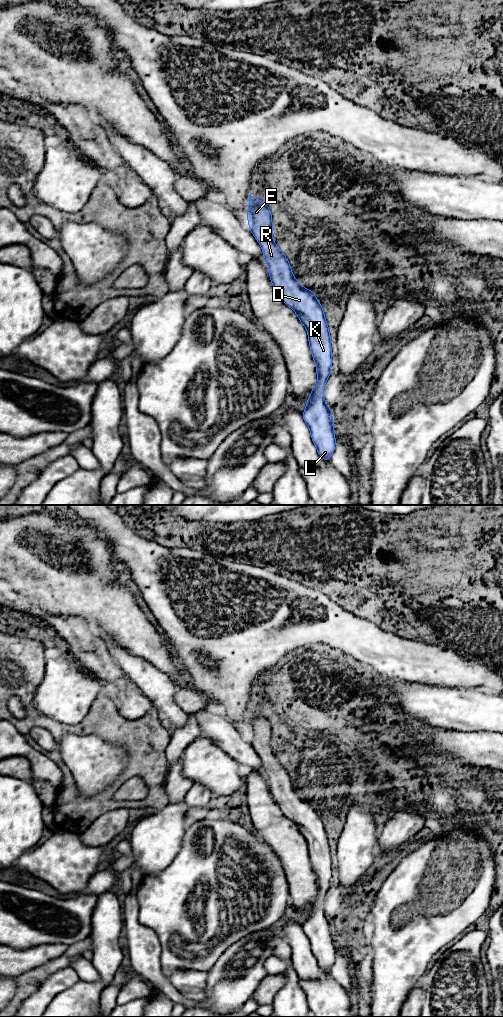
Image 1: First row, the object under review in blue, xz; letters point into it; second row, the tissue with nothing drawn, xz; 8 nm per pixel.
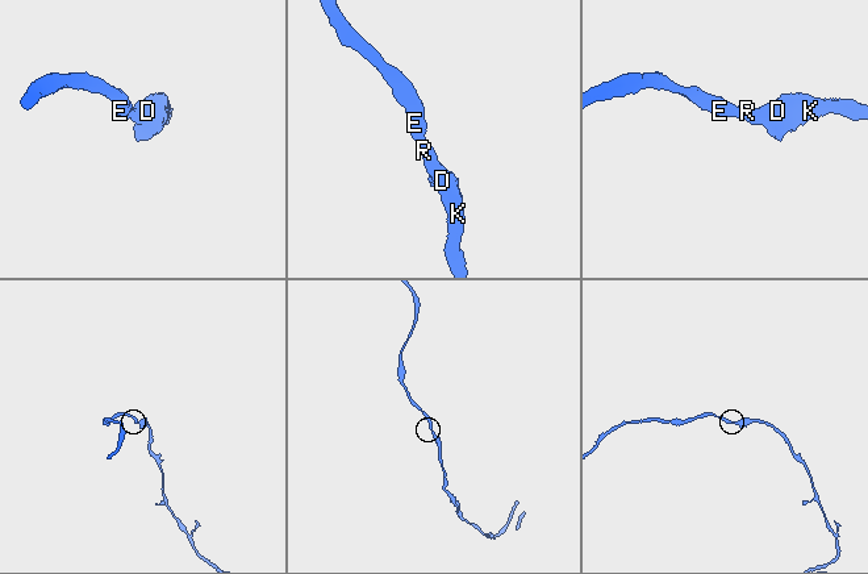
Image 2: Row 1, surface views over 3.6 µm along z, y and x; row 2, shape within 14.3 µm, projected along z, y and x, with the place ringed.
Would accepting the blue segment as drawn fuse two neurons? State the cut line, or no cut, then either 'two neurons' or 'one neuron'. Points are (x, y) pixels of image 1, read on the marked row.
cut none; one neuron

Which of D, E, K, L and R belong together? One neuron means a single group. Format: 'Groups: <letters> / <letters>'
Groups: D E K L R

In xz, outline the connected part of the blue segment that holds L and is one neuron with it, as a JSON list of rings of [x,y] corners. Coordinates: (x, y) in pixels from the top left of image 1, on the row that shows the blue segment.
[[[250,194],[249,208],[247,212],[249,228],[253,236],[258,240],[268,268],[270,270],[269,277],[273,287],[280,295],[283,302],[295,311],[299,320],[306,327],[311,353],[316,364],[316,372],[318,374],[318,383],[312,389],[306,404],[306,409],[302,413],[303,419],[308,425],[311,432],[311,439],[317,447],[317,452],[323,460],[330,461],[330,457],[335,450],[335,434],[334,423],[331,409],[325,404],[323,389],[324,385],[331,375],[331,337],[329,328],[325,319],[323,309],[315,297],[313,290],[302,287],[293,276],[290,263],[284,256],[284,253],[277,247],[273,240],[272,232],[272,215],[269,207],[263,200],[257,200]]]

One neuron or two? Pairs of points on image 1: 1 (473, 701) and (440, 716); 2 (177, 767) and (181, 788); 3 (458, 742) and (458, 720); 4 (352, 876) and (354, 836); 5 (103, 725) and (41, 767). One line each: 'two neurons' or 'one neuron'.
1: one neuron
2: one neuron
3: two neurons
4: one neuron
5: two neurons

